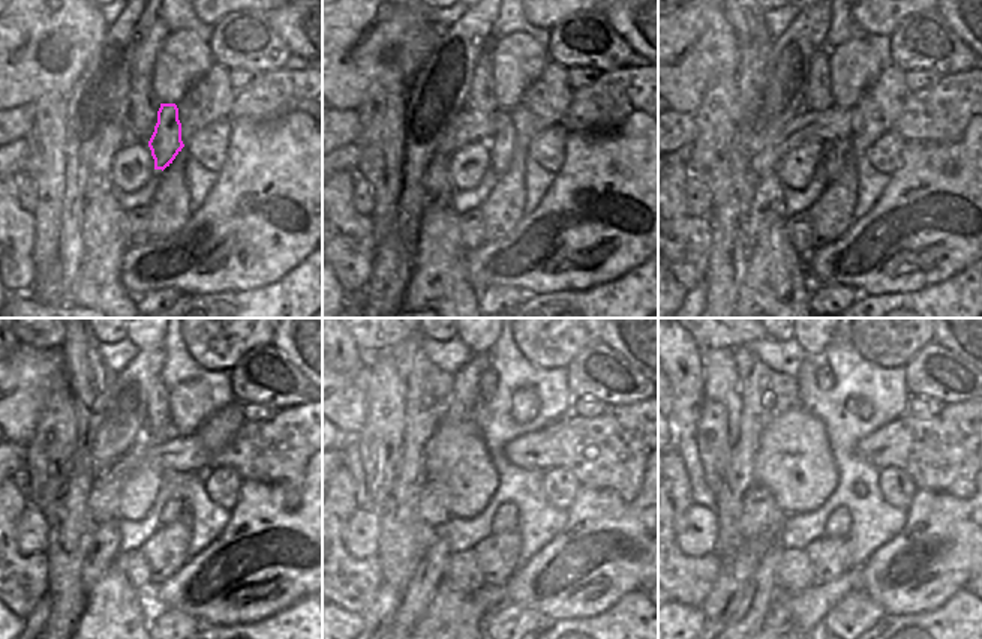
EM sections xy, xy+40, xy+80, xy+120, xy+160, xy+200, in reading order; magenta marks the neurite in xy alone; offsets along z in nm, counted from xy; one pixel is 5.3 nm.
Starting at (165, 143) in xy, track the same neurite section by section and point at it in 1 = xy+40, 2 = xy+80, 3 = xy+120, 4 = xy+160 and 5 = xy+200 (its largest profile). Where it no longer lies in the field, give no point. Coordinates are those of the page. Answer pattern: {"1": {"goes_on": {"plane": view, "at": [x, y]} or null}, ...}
{"1": {"goes_on": {"plane": "xy+40", "at": [501, 146]}}, "2": {"goes_on": {"plane": "xy+80", "at": [834, 153]}}, "3": {"goes_on": {"plane": "xy+120", "at": [171, 510]}}, "4": {"goes_on": {"plane": "xy+160", "at": [505, 518]}}, "5": {"goes_on": {"plane": "xy+200", "at": [838, 524]}}}

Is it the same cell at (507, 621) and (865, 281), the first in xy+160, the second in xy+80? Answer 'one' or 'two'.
two

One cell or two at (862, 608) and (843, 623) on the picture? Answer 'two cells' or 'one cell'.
one cell

